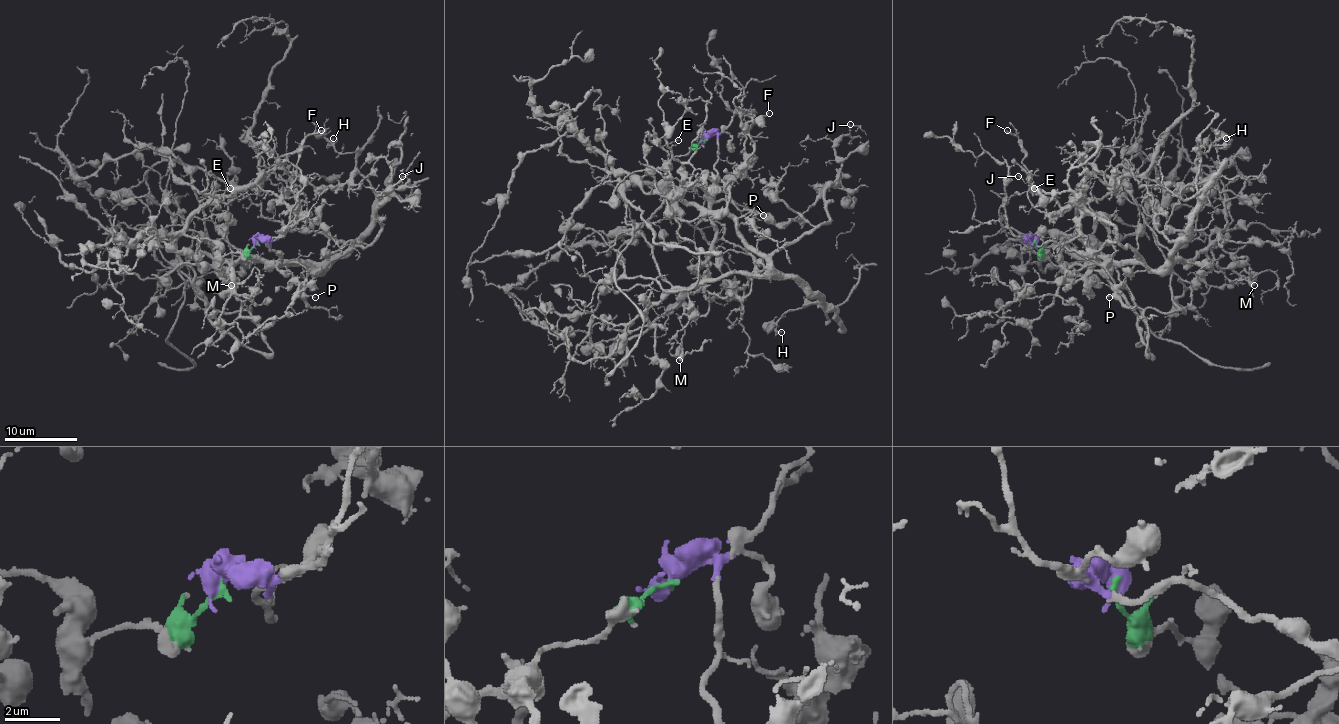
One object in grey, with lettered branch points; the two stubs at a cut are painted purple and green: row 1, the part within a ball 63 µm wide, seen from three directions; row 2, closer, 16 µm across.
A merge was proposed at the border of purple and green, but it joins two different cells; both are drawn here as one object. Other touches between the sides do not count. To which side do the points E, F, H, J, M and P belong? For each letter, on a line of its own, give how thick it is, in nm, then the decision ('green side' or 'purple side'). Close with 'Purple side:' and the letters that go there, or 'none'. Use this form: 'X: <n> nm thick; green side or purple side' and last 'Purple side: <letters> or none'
E: 110 nm thick; green side
F: 140 nm thick; green side
H: 130 nm thick; purple side
J: 100 nm thick; purple side
M: 460 nm thick; purple side
P: 90 nm thick; purple side
Purple side: H, J, M, P

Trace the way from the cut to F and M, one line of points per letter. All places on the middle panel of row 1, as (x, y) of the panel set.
F: (705, 140), (634, 182), (704, 186), (729, 180), (747, 164), (742, 133), (769, 113)
M: (705, 140), (716, 135), (727, 211), (765, 271), (725, 273), (691, 290), (689, 321), (676, 333), (680, 361)

